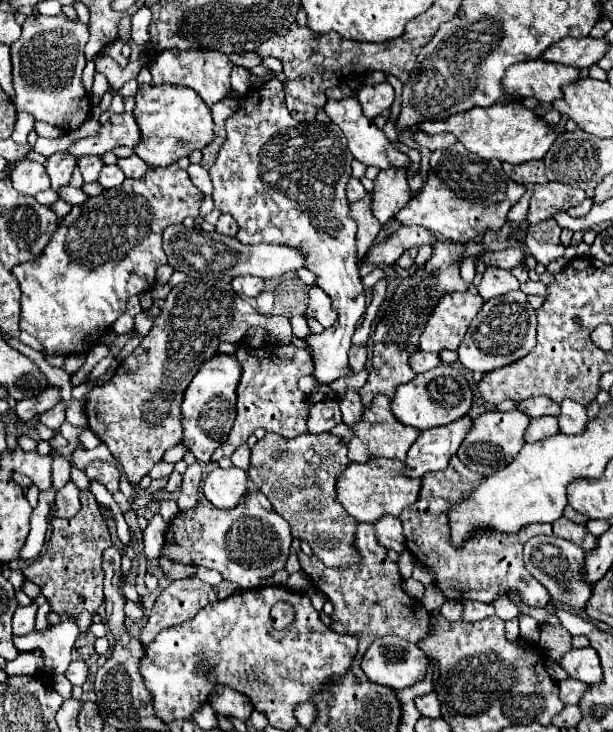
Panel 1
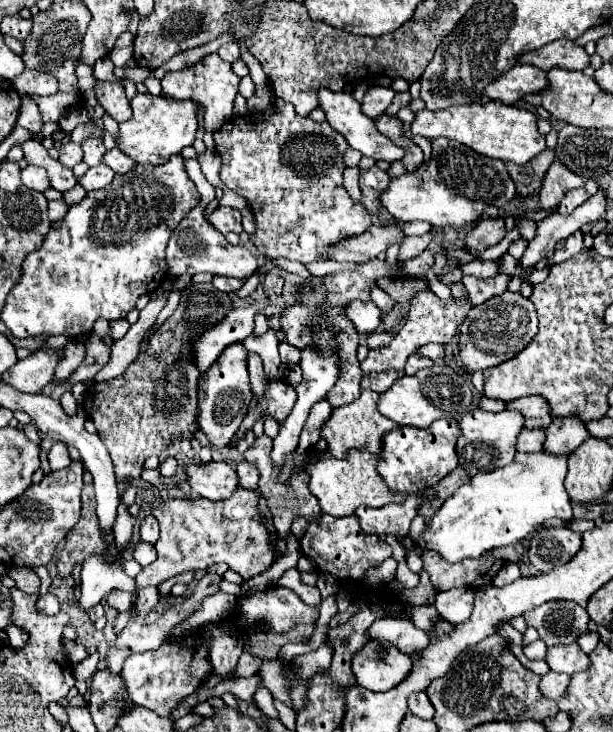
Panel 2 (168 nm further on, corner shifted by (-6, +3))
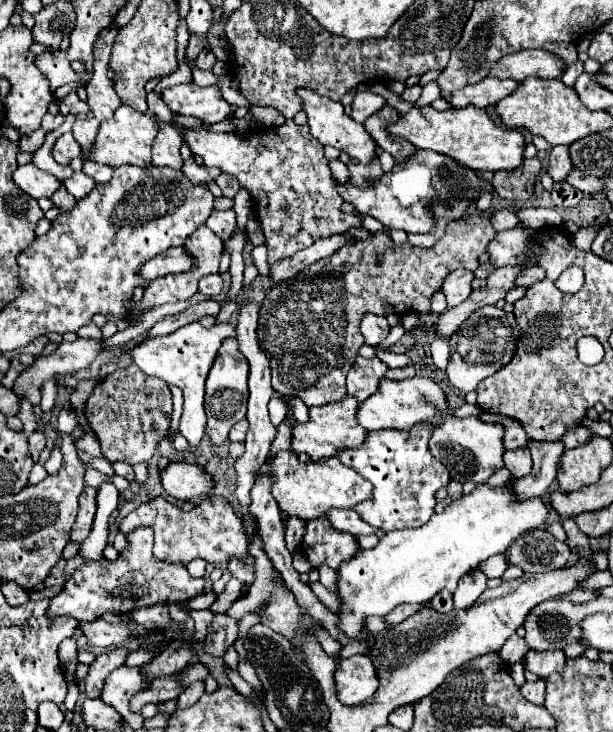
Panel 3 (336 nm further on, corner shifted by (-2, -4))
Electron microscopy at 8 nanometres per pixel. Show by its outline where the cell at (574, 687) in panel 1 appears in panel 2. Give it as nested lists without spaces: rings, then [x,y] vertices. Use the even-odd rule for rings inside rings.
[[[547,672],[547,674],[541,678],[539,690],[541,690],[547,698],[551,698],[551,700],[559,700],[559,698],[567,692],[569,682],[571,682],[571,676],[567,676],[567,674]]]

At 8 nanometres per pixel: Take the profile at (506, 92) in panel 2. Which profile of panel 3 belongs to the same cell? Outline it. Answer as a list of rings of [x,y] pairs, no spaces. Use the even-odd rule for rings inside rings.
[[[487,77],[479,83],[473,83],[473,85],[467,85],[463,89],[457,89],[449,99],[447,103],[453,105],[455,109],[461,109],[461,107],[467,107],[467,105],[475,105],[475,107],[491,107],[495,105],[499,99],[507,97],[509,93],[515,91],[519,83],[513,83],[511,79],[493,79],[493,77]]]

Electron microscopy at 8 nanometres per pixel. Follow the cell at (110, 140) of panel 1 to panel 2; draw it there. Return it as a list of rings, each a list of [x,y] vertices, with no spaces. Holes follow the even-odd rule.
[[[97,82],[95,84],[95,94],[97,94],[97,100],[103,106],[103,110],[109,112],[115,122],[125,122],[125,120],[131,118],[131,106],[125,98],[125,92],[123,92],[121,84]]]

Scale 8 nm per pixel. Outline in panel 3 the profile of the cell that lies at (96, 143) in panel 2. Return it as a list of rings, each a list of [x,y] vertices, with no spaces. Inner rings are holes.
[[[95,117],[77,119],[75,125],[73,125],[73,135],[79,141],[79,145],[81,145],[83,151],[89,151],[91,149],[91,141],[95,139],[97,131],[99,131],[99,121]]]

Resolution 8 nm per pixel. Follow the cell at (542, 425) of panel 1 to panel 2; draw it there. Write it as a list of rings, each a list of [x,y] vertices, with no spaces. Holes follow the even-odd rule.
[[[525,428],[517,440],[517,452],[537,452],[543,450],[545,428]]]

